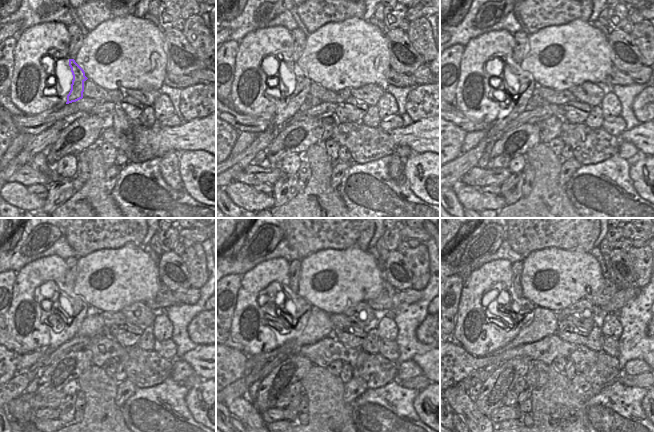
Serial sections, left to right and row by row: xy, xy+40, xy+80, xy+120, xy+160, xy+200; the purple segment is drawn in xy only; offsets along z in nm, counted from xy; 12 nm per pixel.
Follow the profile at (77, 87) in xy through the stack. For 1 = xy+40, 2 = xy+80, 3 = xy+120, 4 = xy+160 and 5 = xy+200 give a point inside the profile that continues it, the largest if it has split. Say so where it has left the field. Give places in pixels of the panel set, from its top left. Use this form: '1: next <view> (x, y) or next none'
1: next xy+40 (285, 110)
2: next xy+80 (508, 111)
3: next xy+120 (60, 334)
4: next xy+160 (297, 329)
5: next xy+200 (475, 377)

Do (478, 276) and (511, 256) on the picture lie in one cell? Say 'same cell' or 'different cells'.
different cells

